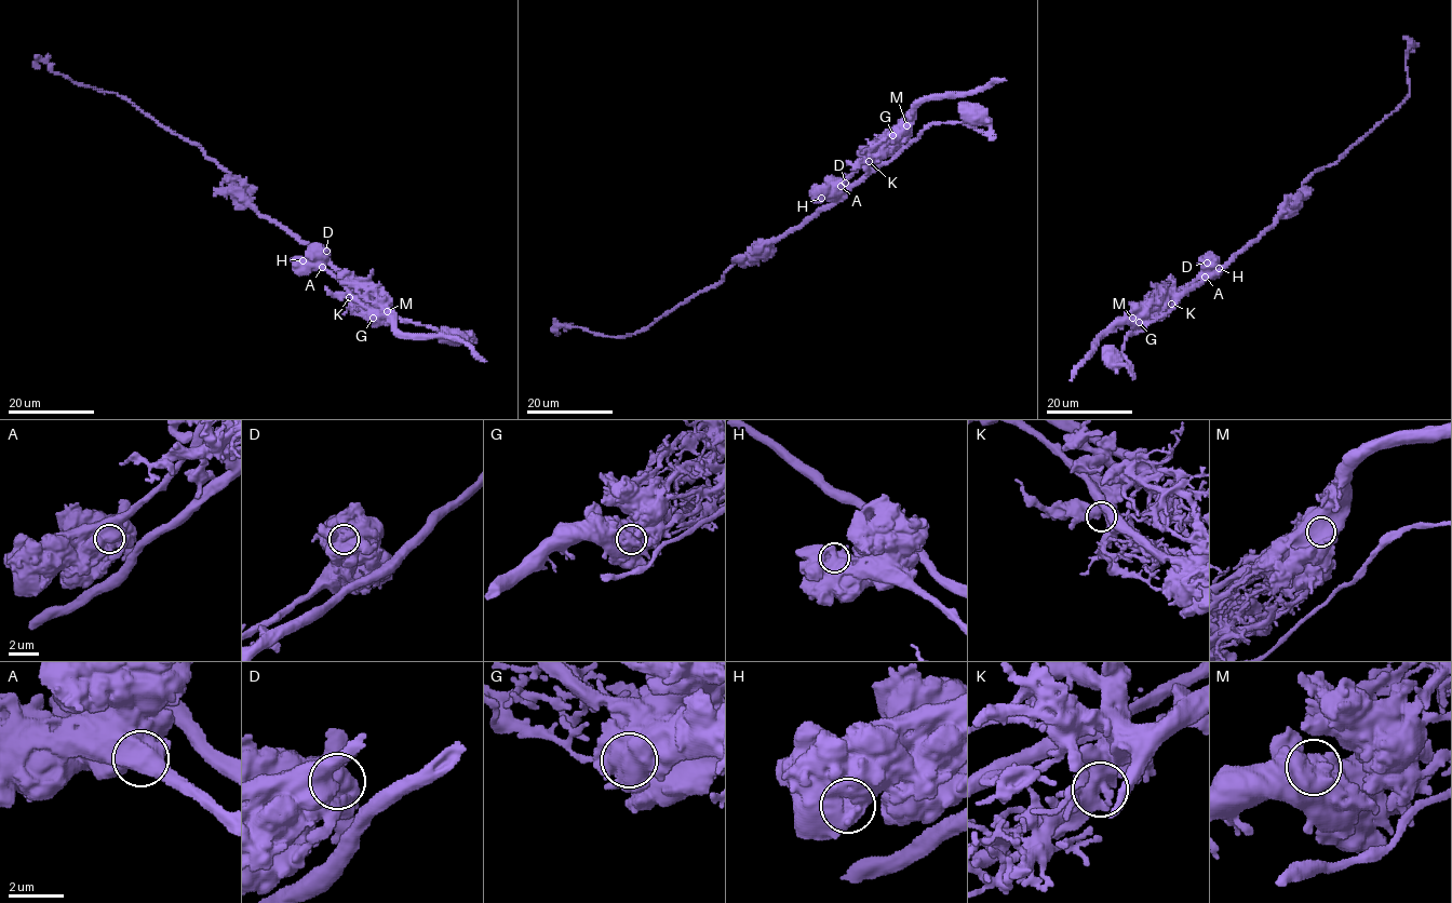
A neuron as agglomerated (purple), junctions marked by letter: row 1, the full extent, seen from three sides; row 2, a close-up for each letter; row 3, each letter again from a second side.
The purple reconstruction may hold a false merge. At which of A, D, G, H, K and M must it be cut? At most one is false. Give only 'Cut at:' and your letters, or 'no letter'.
Cut at: G

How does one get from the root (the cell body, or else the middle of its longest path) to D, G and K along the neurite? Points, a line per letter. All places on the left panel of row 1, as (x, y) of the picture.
D: (456, 337), (460, 338), (470, 332), (437, 332), (402, 320), (359, 285), (341, 283), (323, 264), (326, 251)
G: (456, 337), (460, 338), (470, 332), (437, 332), (402, 320), (358, 284), (358, 299), (373, 318)
K: (456, 337), (460, 338), (470, 332), (437, 332), (402, 320), (360, 285), (349, 297)

